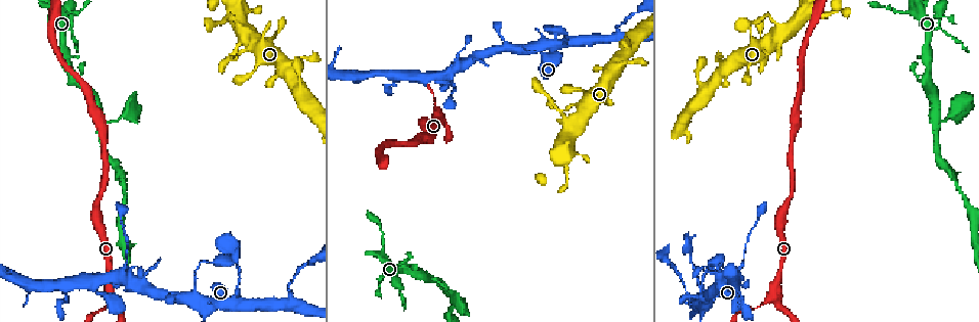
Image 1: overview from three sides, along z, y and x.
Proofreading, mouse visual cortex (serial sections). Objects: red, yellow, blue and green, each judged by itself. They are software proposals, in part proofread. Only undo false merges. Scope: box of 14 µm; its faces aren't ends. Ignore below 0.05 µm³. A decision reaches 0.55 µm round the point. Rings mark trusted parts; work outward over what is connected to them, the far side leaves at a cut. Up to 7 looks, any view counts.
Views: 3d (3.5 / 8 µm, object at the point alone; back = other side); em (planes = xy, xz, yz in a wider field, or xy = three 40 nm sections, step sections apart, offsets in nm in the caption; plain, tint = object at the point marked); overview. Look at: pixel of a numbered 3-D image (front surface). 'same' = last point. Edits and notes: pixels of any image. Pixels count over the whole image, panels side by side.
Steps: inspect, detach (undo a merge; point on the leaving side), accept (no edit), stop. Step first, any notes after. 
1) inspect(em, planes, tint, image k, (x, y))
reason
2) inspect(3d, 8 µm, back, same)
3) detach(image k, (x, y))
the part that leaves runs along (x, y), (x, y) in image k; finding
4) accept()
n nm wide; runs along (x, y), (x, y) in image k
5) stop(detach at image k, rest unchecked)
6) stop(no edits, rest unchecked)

inspect(3d, 3.5 µm, image 1, (552, 47))
thin neck

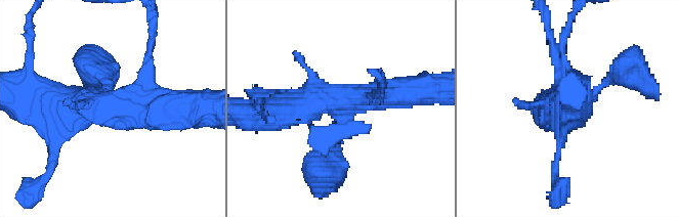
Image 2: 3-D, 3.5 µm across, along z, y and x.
inspect(em, xy, step 3, plain, image 2, (344, 108))
need the tissue

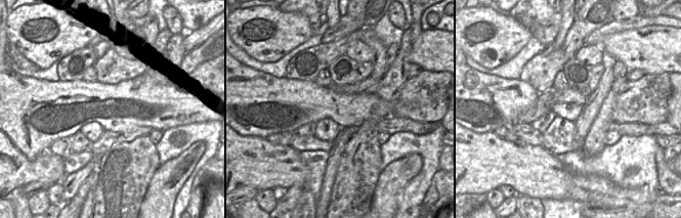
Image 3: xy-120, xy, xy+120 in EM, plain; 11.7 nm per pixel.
inspect(em, xy, step 3, tint, same)
where the object lies

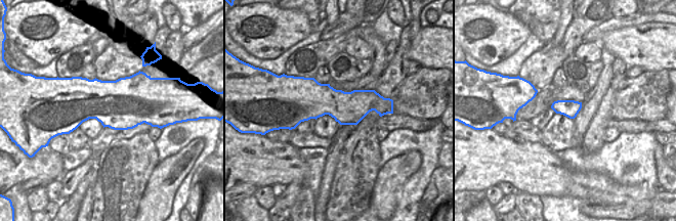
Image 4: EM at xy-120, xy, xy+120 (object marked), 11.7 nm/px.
accept()
runs along (330, 159), (339, 103), (280, 112) in image 2; one cell here

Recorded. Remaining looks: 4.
inspect(3d, 3.5 µm, image 1, (770, 295))
small branch off a trunk

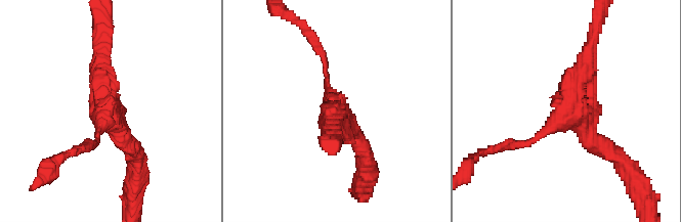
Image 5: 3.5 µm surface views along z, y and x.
inspect(em, xy, step 5, tint, image 5, (332, 111))
3 arms; arms of 100, 250, 300 nm

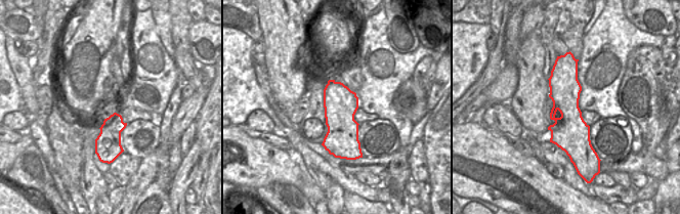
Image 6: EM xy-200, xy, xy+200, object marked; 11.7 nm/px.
accept()
continuous, no second cell

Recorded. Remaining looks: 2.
inspect(3d, 8 µm, image 1, (123, 272))
three arms meet

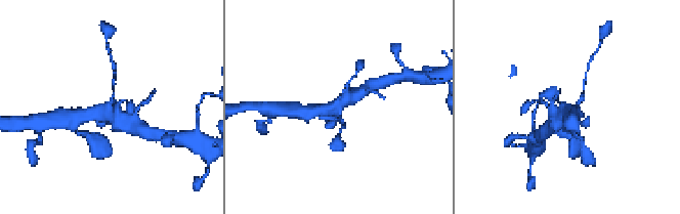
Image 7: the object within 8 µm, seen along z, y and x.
inspect(em, planes, tint, image 7, (111, 109))
now the EM

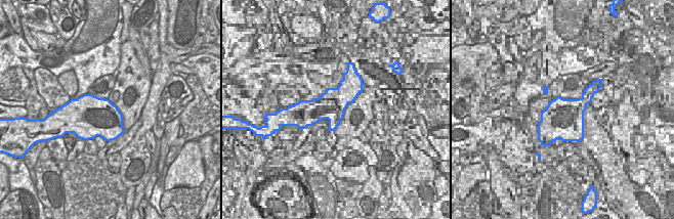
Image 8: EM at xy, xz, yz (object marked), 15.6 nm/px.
accept()
runs along (360, 92), (329, 110), (308, 112) in image 7; one cell here

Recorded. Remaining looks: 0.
stop(no edits, rest unchecked)

